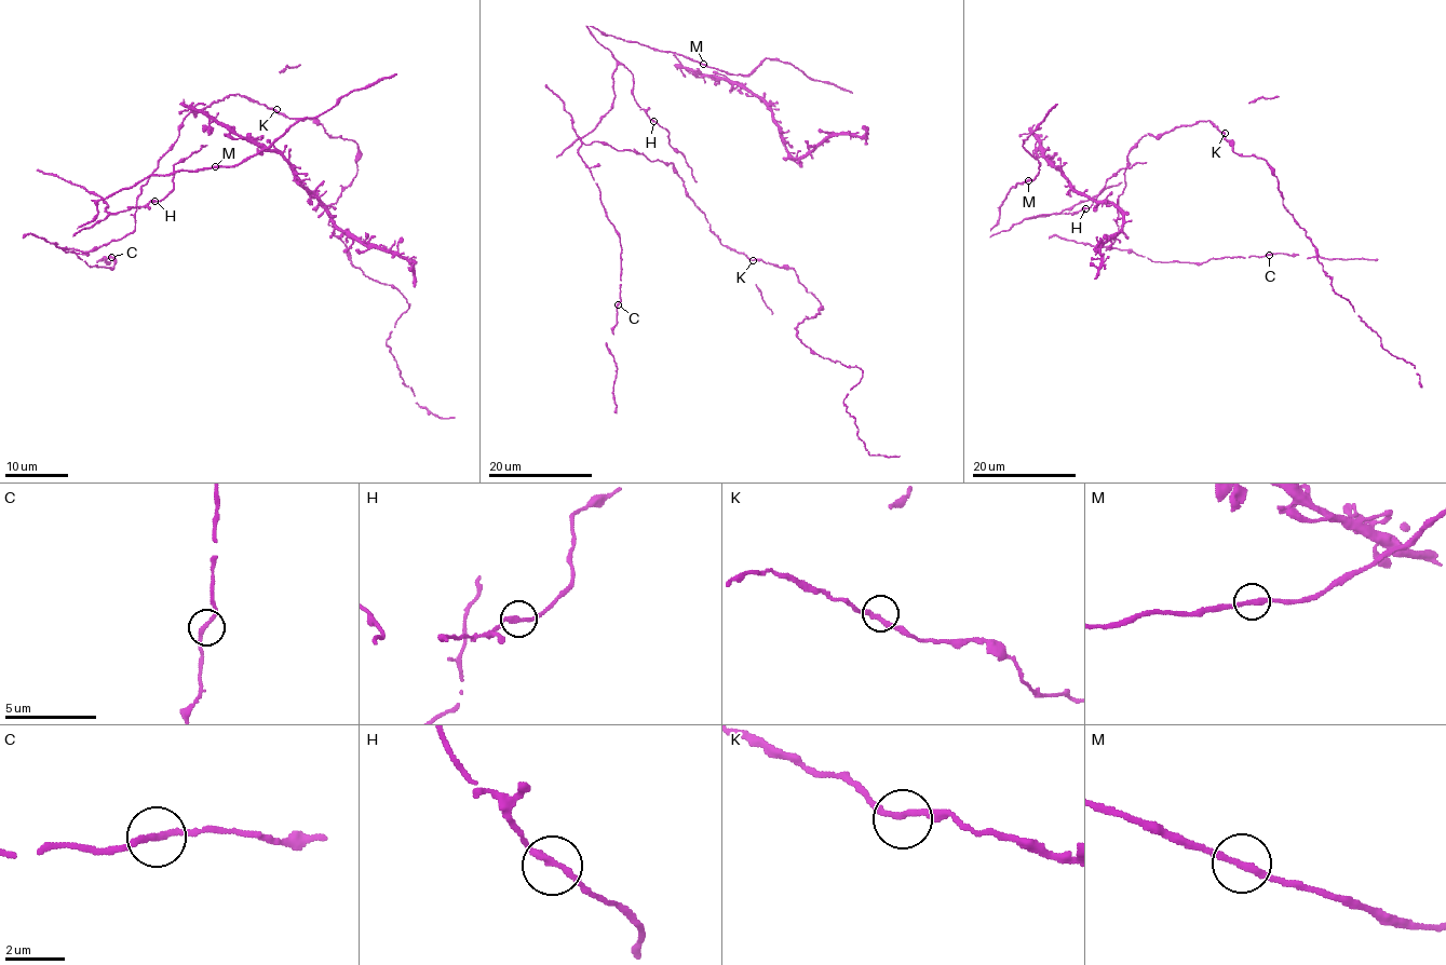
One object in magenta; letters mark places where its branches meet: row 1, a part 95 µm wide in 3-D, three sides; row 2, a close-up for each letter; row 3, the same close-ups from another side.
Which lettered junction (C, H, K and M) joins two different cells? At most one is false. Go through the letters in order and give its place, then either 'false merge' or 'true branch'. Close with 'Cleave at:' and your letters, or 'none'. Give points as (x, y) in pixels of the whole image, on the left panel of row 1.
C: (111, 257) | true branch
H: (154, 201) | true branch
K: (276, 109) | true branch
M: (215, 166) | true branch
Cleave at: none

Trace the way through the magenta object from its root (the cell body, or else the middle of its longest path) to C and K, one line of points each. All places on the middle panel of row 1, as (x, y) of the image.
C: (667, 162), (650, 161), (598, 141), (583, 144), (578, 150), (598, 188), (605, 216), (620, 239), (618, 304)
K: (667, 162), (673, 163), (681, 179), (686, 194), (705, 215), (708, 229), (724, 245), (744, 253), (753, 260)

